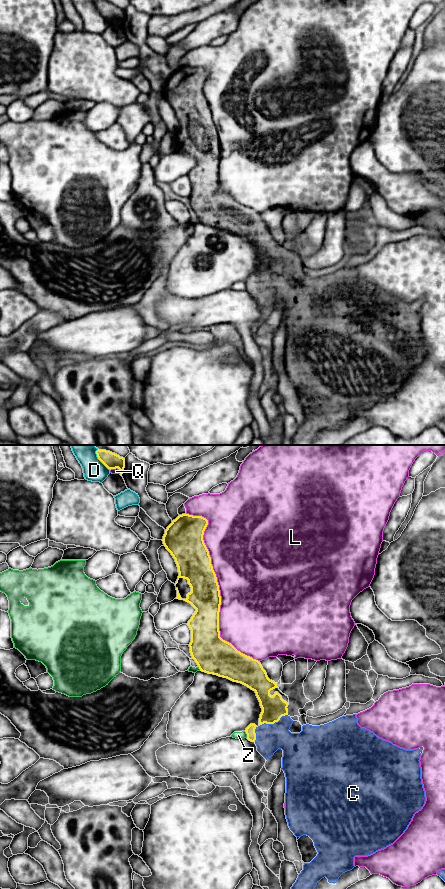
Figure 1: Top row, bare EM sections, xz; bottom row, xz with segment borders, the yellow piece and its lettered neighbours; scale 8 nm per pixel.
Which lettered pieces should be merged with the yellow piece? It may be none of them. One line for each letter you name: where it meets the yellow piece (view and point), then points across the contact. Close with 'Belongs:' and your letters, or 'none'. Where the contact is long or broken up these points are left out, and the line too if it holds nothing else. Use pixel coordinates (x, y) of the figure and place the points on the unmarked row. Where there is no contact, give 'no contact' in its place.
C: xz (273, 275) | across xz (273, 259), (273, 275), (273, 285), (269, 289)
Q: xz (113, 20) | across xz (111, 12), (113, 20), (114, 23)
Belongs: C, Q

